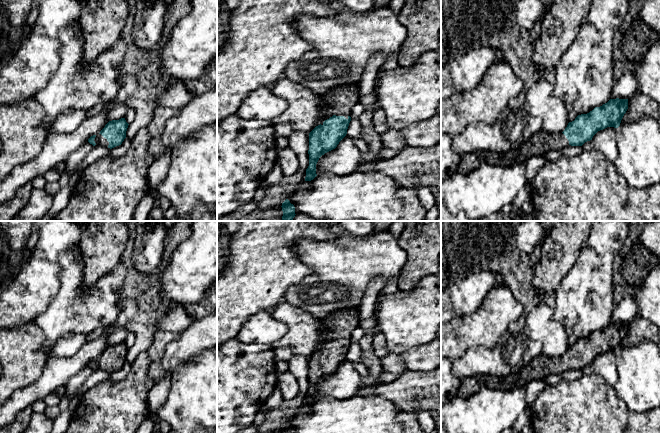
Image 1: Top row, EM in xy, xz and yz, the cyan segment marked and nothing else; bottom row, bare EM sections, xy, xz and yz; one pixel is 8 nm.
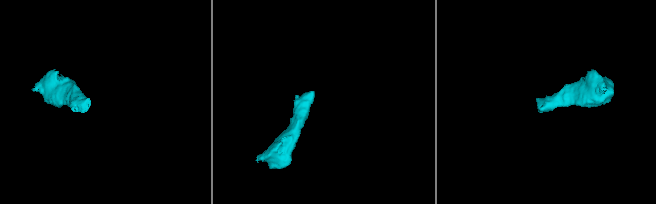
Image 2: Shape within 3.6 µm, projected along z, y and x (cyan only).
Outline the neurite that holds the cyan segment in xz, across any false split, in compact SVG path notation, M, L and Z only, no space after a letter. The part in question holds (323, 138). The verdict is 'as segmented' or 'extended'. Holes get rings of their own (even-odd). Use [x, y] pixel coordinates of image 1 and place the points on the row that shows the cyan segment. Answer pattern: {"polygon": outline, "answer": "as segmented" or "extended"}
{"polygon": "M359 83L336 87L320 97L328 108L327 118L309 133L309 166L305 181L317 176L319 158L335 149L346 136L351 110L359 101Z", "answer": "extended"}

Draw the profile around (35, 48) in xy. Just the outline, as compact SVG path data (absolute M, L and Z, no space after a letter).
M31 33L0 68L0 106L34 98L60 65L61 44L57 38Z

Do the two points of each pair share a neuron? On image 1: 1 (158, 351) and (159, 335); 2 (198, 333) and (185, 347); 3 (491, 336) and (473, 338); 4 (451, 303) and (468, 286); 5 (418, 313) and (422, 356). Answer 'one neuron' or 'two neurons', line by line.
1: one neuron
2: one neuron
3: one neuron
4: one neuron
5: two neurons

